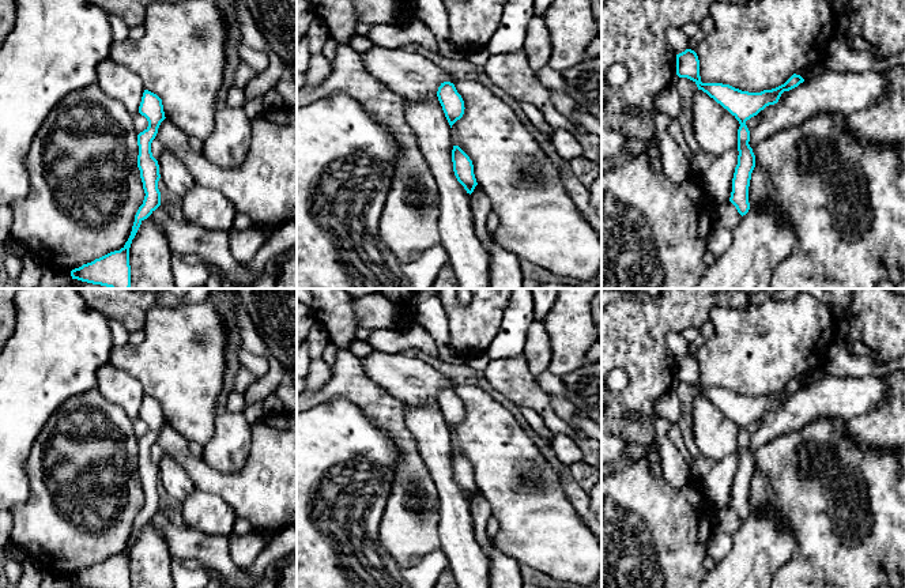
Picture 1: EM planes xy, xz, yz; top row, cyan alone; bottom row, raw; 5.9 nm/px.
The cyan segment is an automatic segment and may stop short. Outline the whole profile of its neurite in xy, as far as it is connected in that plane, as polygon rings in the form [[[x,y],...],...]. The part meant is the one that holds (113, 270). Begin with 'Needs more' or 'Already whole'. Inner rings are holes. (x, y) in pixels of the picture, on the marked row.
Already whole. [[[144,90],[143,93],[139,113],[148,121],[148,127],[137,135],[137,167],[140,170],[146,196],[135,215],[131,235],[120,250],[110,252],[91,263],[72,270],[72,279],[110,289],[131,287],[129,248],[132,240],[135,238],[142,222],[161,206],[161,192],[158,189],[158,181],[161,178],[159,165],[152,157],[151,143],[158,133],[161,122],[166,118],[162,99],[148,90]]]

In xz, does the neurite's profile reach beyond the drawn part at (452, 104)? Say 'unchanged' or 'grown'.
unchanged

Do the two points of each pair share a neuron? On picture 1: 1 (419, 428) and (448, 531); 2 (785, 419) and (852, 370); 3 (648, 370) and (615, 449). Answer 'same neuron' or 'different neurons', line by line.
1: same neuron
2: different neurons
3: different neurons

